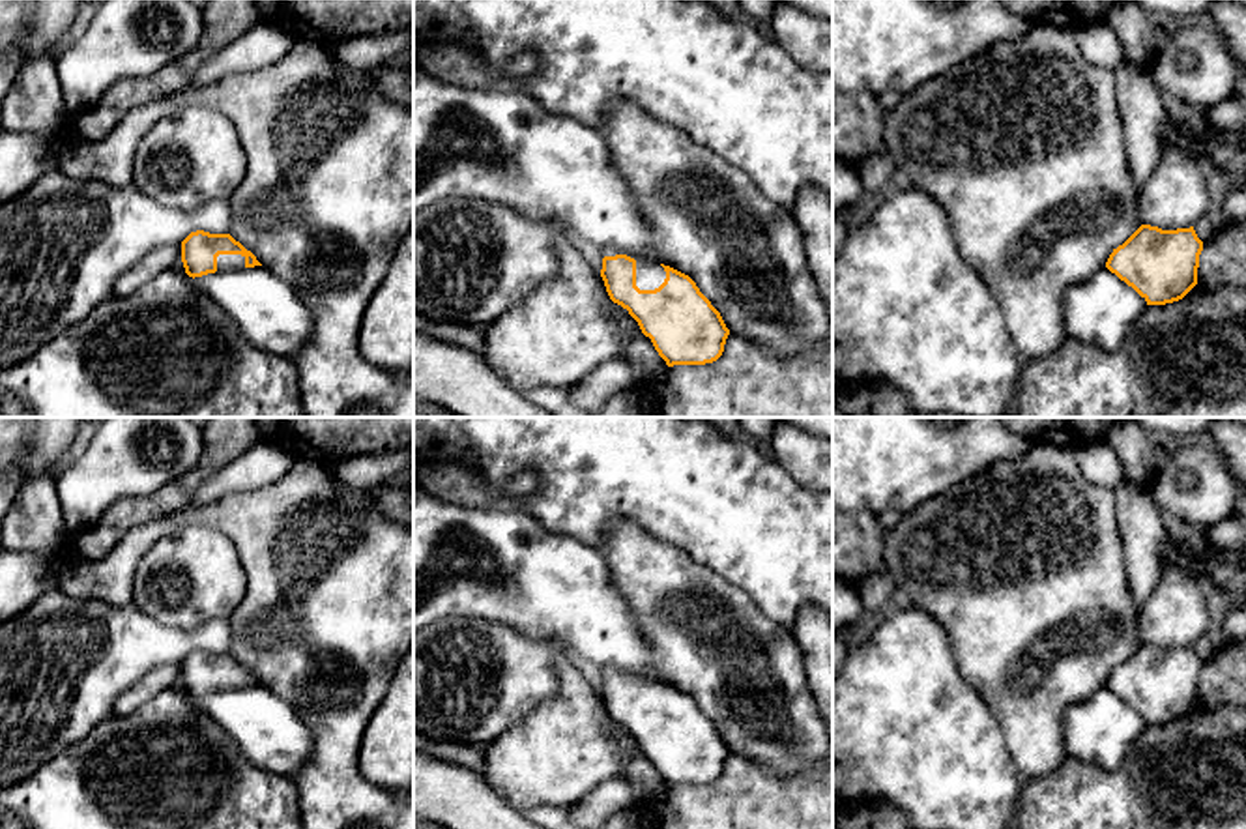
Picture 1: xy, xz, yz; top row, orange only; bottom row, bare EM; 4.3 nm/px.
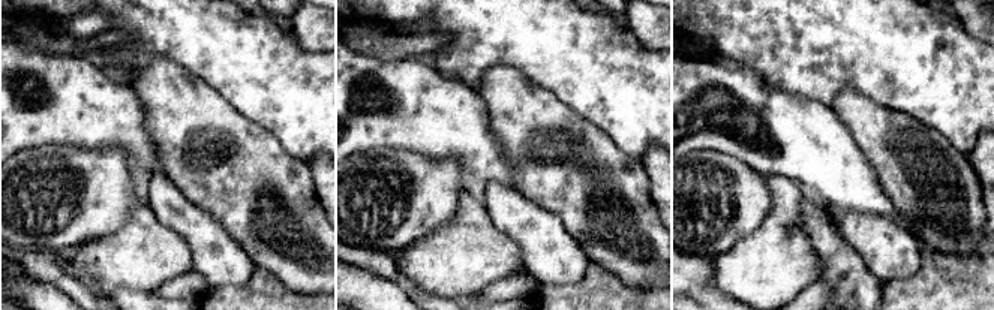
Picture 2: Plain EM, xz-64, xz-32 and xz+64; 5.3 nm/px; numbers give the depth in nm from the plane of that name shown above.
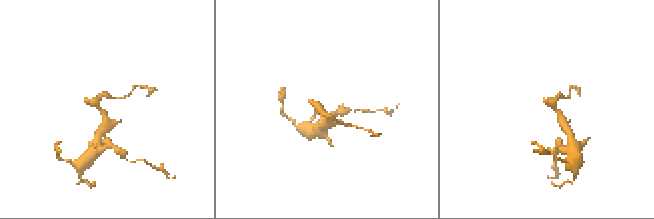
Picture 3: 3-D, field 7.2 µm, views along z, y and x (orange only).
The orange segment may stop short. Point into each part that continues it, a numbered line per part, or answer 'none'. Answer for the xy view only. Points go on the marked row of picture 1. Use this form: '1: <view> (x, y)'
1: xy (225, 262)

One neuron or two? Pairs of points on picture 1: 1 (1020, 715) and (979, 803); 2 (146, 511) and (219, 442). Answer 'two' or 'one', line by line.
1: two
2: one

